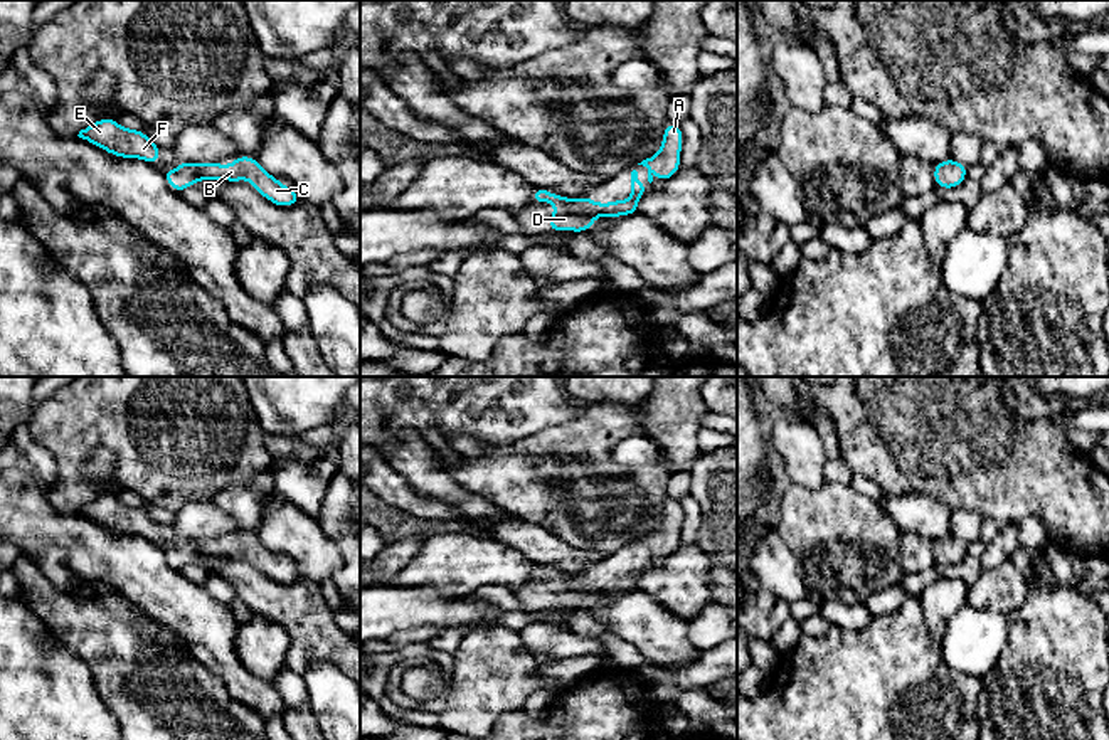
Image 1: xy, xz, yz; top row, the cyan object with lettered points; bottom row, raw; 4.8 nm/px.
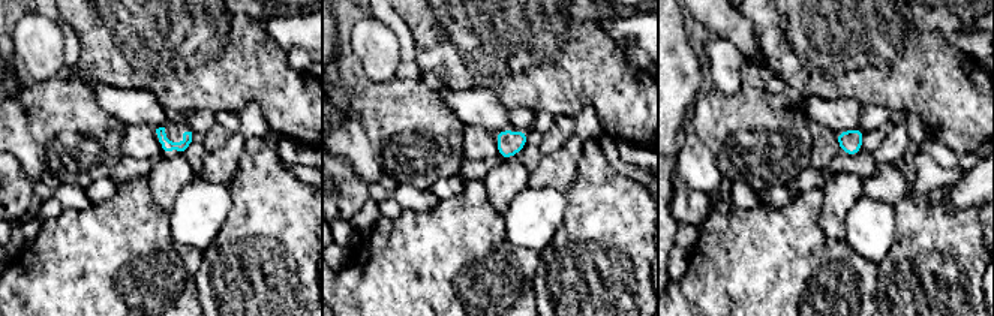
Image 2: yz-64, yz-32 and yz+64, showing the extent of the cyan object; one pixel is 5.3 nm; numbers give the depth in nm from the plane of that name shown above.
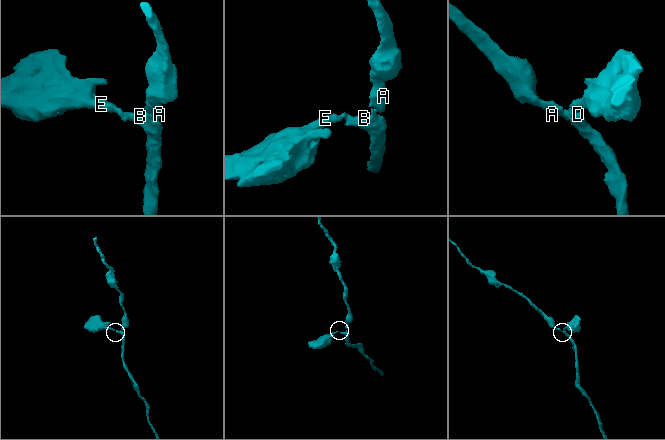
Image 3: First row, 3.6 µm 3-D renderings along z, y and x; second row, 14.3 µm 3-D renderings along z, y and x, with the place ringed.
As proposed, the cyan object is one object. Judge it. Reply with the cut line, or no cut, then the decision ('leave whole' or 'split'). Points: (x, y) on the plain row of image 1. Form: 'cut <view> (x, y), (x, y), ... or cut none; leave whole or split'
cut none; leave whole

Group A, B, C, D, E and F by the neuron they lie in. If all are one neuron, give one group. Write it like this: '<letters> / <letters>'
A B C D E F

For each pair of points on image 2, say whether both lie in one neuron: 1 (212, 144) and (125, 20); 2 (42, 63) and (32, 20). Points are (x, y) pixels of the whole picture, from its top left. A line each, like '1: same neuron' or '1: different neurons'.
1: different neurons
2: same neuron

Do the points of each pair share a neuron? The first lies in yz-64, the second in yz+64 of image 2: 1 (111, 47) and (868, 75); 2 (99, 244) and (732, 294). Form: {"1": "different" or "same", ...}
{"1": "same", "2": "same"}

